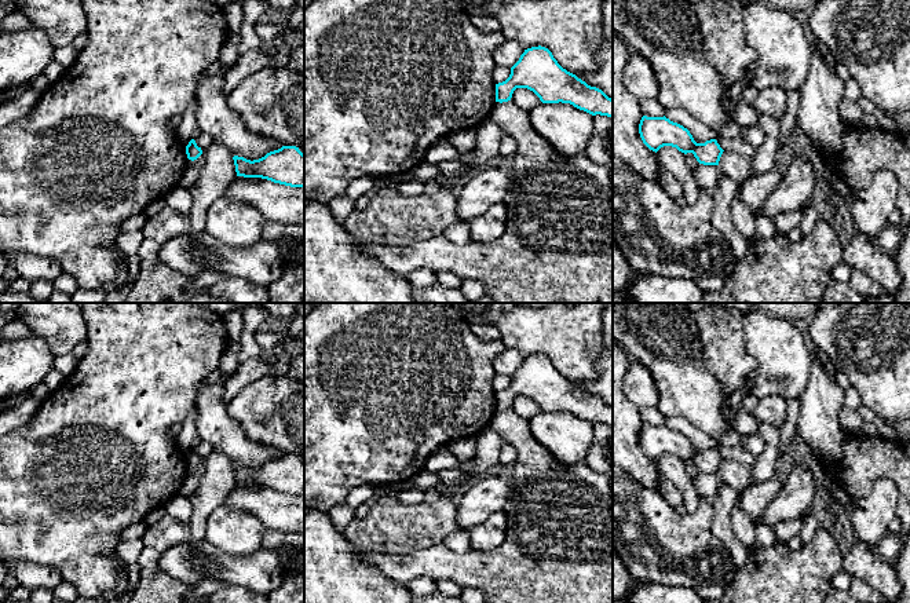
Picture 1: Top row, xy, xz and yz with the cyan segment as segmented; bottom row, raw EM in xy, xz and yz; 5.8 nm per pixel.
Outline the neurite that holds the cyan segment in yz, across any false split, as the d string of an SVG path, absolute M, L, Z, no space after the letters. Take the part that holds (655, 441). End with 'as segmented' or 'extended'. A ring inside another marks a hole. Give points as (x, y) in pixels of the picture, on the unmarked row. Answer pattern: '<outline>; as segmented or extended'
M643 424L639 432L643 452L653 460L664 454L676 456L687 463L692 461L699 472L719 474L723 457L716 447L697 452L687 436L664 425Z; as segmented

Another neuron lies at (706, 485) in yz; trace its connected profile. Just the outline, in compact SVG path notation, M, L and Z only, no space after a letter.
M699 472L694 480L694 486L699 498L713 497L719 491L721 483L723 479L719 474Z

